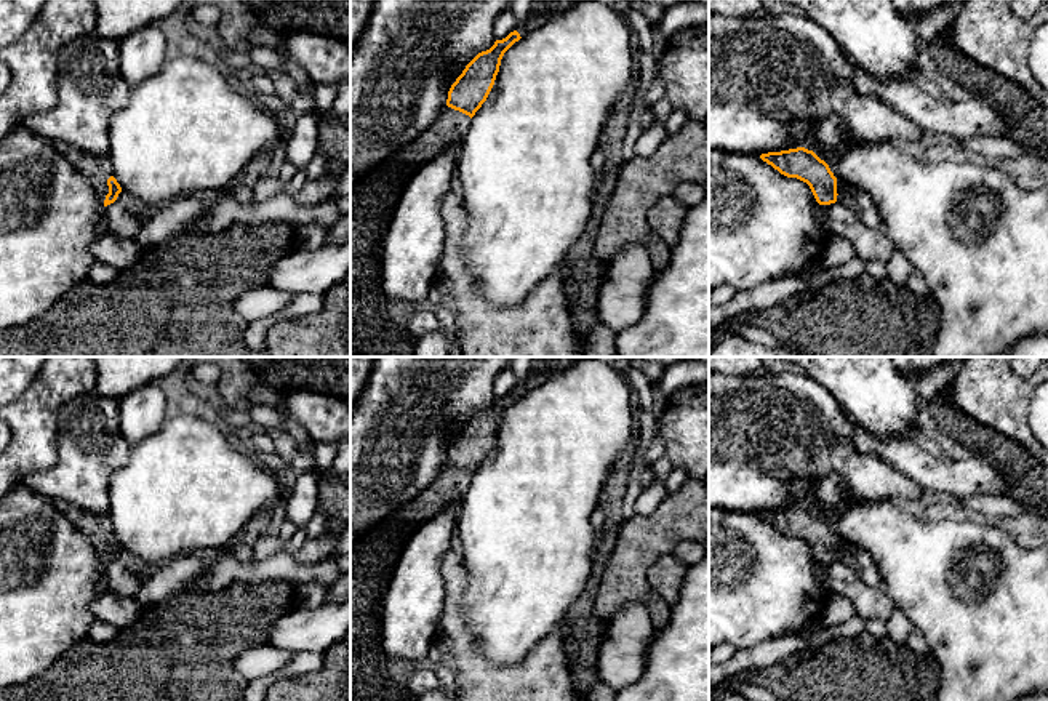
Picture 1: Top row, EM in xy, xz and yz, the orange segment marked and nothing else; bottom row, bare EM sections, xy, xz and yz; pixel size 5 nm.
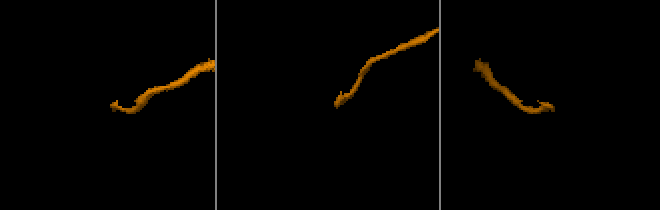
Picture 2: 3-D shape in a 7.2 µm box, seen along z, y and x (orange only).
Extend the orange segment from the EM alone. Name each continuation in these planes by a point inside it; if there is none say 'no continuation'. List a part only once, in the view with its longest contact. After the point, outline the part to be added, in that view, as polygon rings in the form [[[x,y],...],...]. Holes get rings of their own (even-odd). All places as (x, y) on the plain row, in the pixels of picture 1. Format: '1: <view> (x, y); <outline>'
1: xy (98, 528); [[[54,501],[54,506],[66,515],[88,539],[93,541],[101,560],[109,552],[107,538],[114,535],[109,514],[96,515],[70,504]]]

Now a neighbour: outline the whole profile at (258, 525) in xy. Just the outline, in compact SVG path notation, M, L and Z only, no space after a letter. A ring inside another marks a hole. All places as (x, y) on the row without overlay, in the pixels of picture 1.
M264 506L254 517L251 517L251 520L243 527L238 536L245 543L253 544L256 539L267 533L272 515L274 506Z

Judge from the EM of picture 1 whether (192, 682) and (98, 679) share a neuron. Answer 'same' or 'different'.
same

